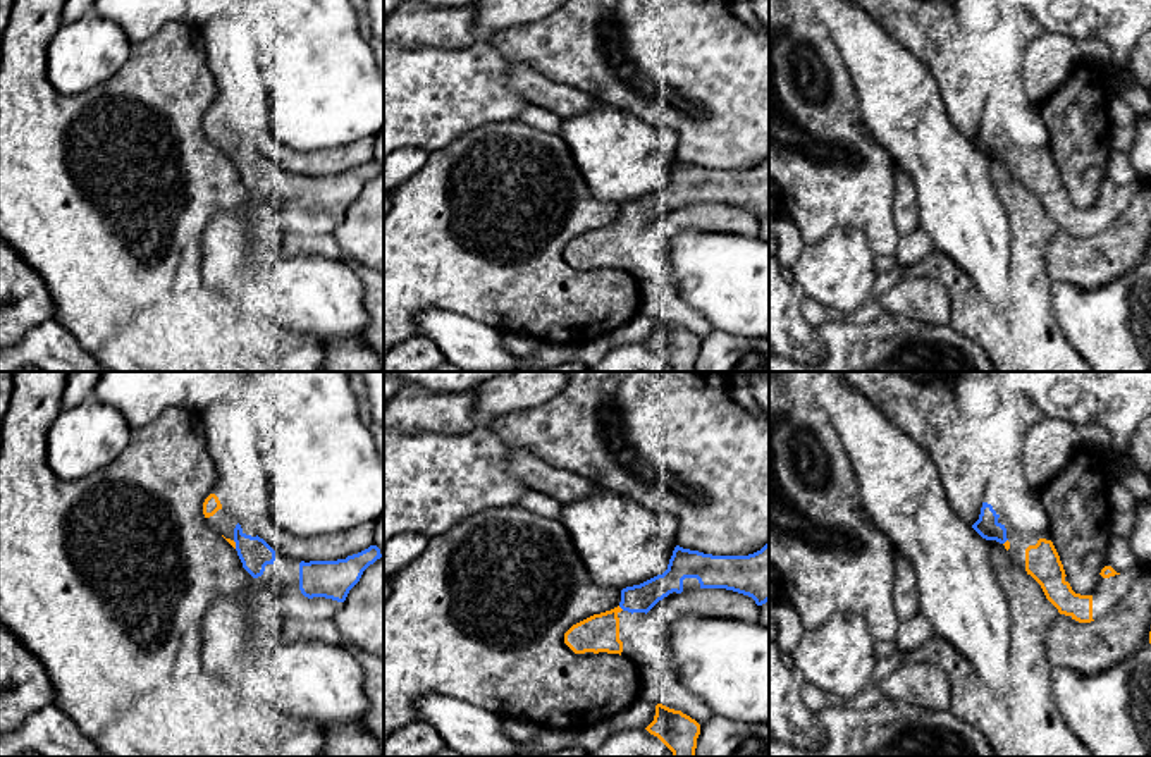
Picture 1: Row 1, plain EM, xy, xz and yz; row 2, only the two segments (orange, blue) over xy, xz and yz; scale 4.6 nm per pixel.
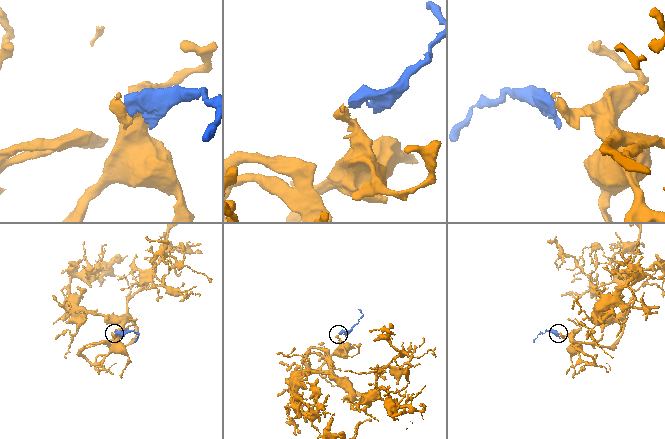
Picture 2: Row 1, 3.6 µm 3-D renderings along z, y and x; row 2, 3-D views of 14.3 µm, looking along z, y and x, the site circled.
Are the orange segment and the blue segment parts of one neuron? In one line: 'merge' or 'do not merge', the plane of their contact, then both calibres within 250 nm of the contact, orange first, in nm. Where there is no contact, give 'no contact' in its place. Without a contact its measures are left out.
merge; contact in xz; calibres 180 and 130 nm

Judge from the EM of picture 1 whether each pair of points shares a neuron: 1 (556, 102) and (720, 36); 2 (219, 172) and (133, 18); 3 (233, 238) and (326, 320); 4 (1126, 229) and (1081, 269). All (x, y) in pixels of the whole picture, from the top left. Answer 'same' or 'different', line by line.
1: different
2: different
3: same
4: same

